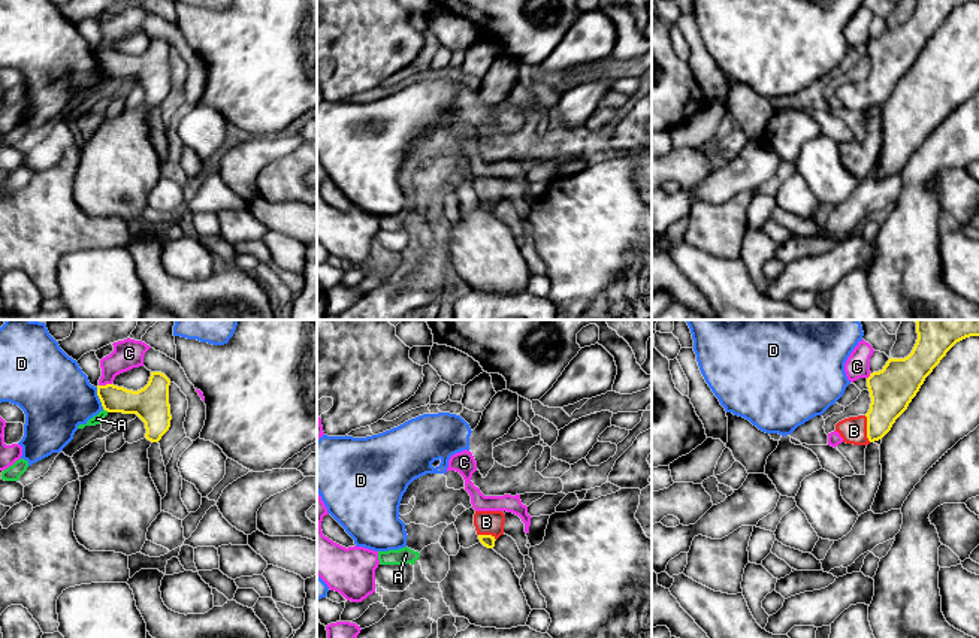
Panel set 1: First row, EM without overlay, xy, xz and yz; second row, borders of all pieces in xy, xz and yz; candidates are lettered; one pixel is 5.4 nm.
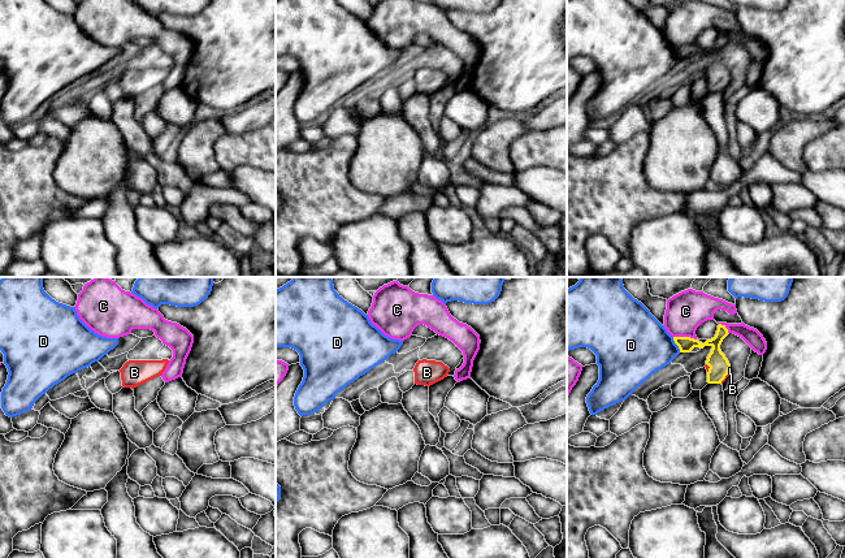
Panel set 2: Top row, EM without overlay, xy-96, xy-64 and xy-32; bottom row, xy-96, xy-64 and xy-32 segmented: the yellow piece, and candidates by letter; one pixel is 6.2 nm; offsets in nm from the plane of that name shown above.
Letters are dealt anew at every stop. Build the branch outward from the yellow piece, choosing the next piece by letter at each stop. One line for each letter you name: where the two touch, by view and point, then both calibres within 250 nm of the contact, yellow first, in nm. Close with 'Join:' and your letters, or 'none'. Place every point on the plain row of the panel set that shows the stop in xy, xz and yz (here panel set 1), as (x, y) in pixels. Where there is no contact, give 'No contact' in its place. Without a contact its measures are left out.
B: Touches yellow at yz (867, 94). Thickness 240 nm (yellow) against 140 nm
Join: B

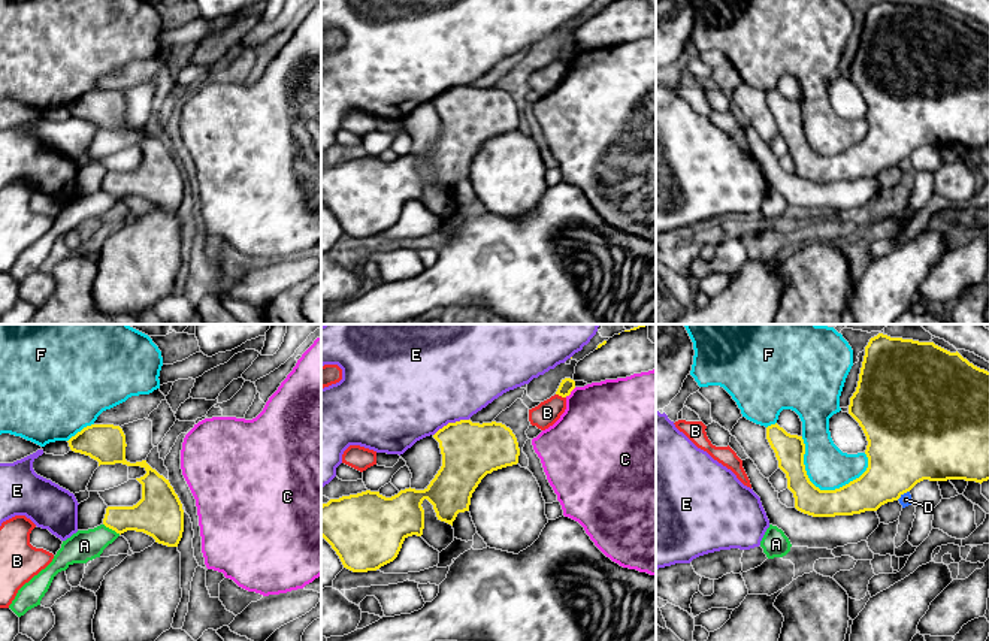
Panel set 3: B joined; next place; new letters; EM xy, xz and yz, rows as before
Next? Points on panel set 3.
Join: none

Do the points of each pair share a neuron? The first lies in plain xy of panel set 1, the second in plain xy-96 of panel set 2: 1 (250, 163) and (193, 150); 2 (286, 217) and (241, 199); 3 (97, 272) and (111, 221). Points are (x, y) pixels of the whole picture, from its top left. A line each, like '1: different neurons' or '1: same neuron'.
1: same neuron
2: different neurons
3: different neurons

